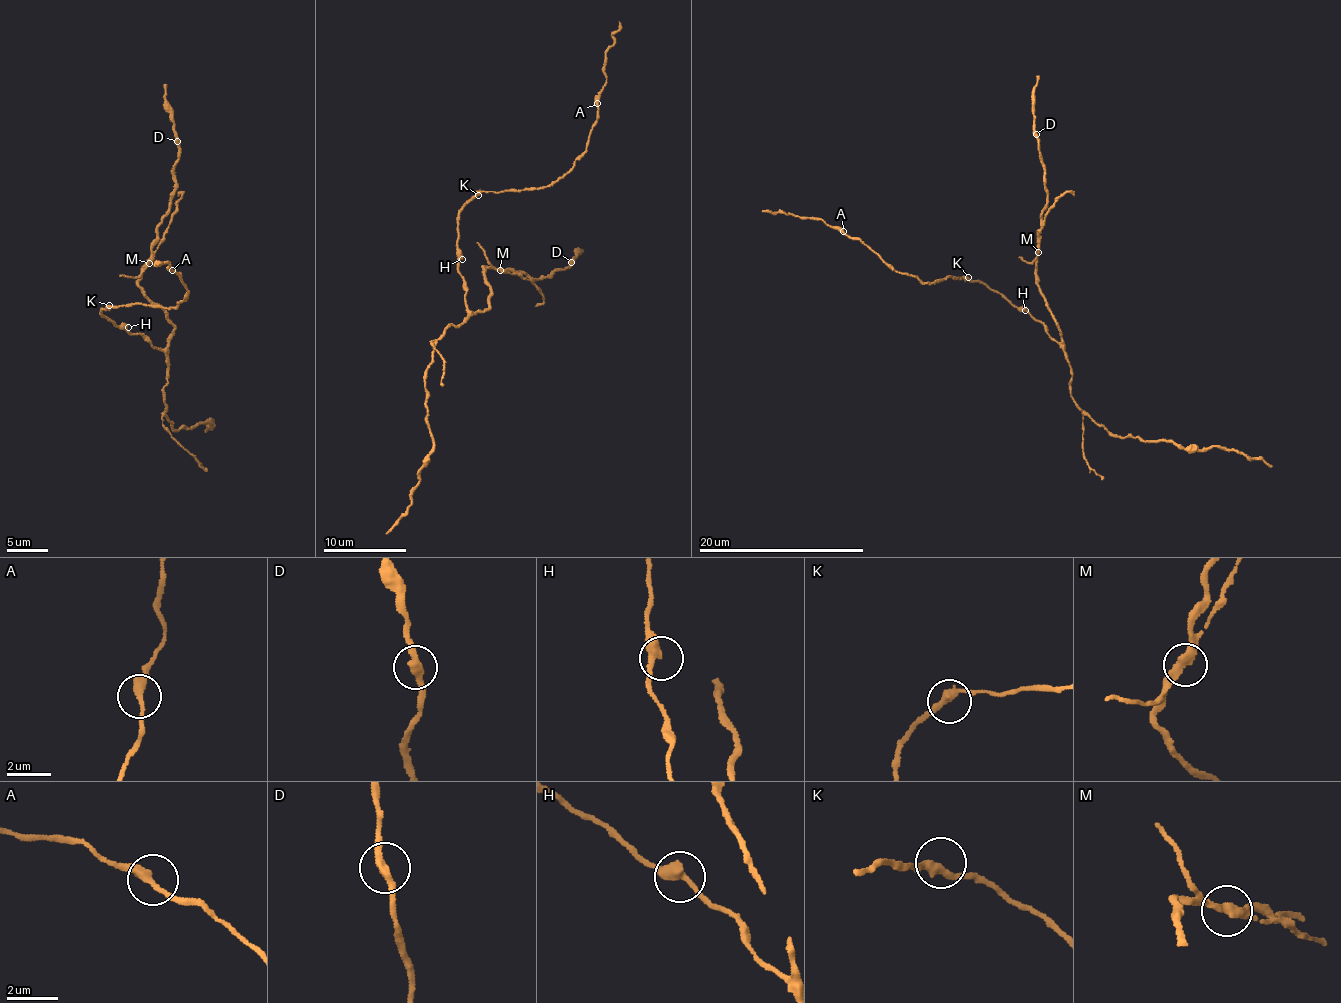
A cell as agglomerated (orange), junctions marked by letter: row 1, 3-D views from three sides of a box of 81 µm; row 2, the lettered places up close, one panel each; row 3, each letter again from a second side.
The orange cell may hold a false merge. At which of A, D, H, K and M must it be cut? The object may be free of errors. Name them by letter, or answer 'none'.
M

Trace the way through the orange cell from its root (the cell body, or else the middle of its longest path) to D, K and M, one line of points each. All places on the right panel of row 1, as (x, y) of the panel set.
D: (1034, 319), (1042, 322), (1060, 344), (1060, 326), (1036, 271), (1041, 213), (1047, 197), (1036, 134)
K: (1034, 319), (1012, 306), (998, 292), (968, 277)
M: (1034, 319), (1042, 322), (1052, 339), (1060, 344), (1060, 326), (1038, 282), (1038, 252)

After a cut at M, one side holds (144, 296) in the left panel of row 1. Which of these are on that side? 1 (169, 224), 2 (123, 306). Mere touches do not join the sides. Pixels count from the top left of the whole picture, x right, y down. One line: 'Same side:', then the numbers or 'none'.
Same side: 2

